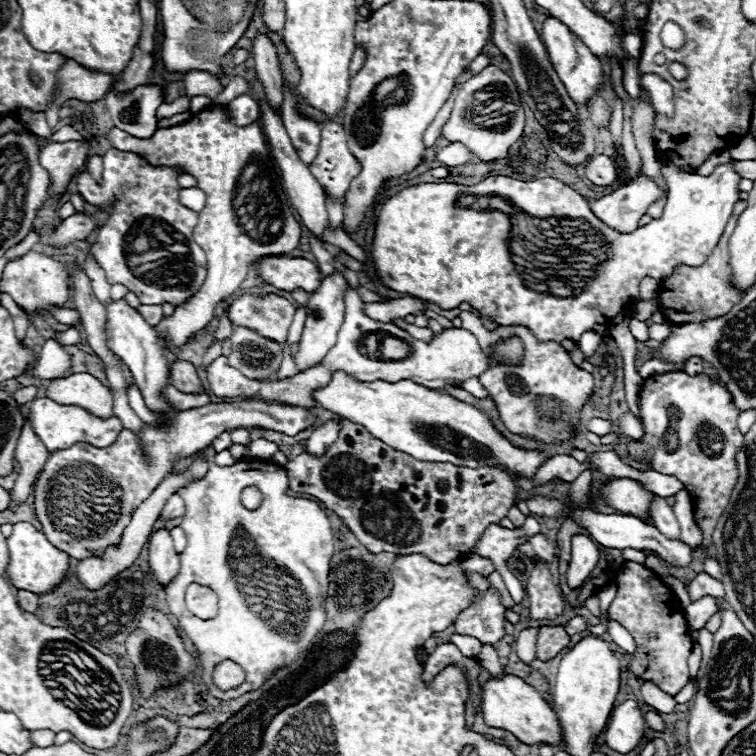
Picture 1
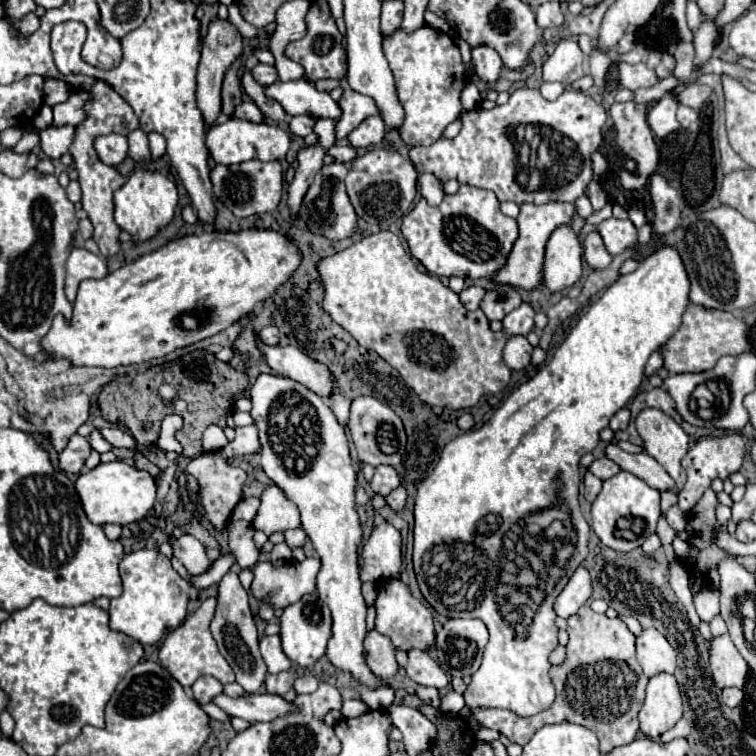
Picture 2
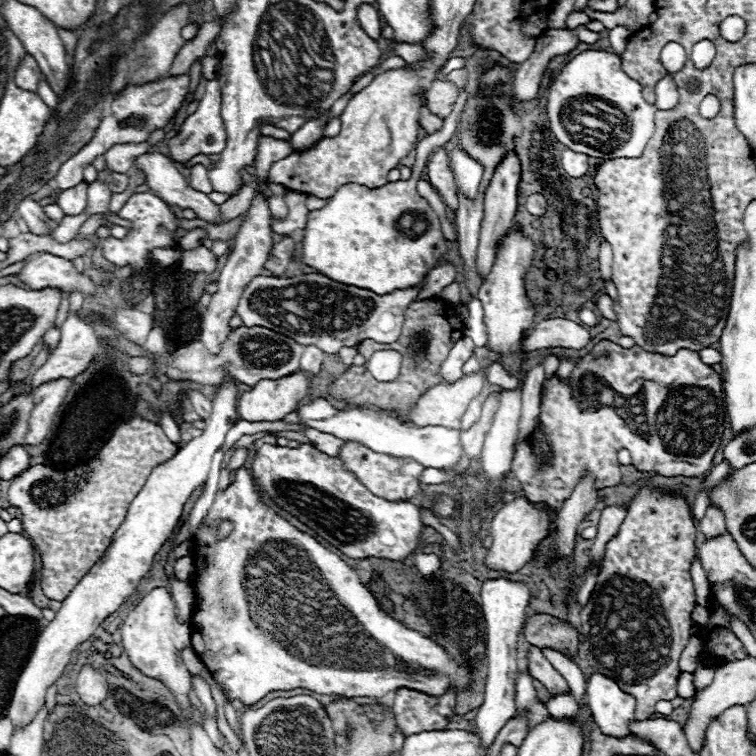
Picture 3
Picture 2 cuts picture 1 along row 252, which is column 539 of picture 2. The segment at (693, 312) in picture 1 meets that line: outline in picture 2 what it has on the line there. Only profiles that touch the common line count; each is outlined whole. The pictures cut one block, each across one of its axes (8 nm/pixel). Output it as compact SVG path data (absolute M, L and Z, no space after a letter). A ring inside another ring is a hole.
M582 606L574 616L570 616L566 630L570 636L566 644L566 658L560 666L550 668L550 680L556 688L556 700L550 708L528 718L500 708L482 708L472 714L480 724L498 730L510 742L520 746L524 746L544 724L580 724L598 736L600 752L606 754L614 746L634 740L638 732L638 710L644 702L648 678L634 654L634 634L622 620L596 614L590 606Z

